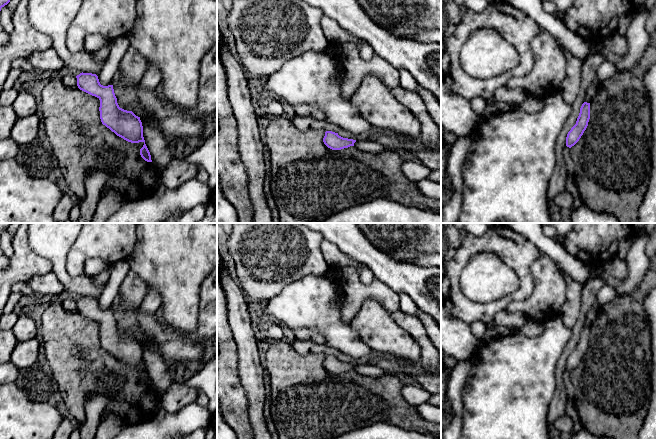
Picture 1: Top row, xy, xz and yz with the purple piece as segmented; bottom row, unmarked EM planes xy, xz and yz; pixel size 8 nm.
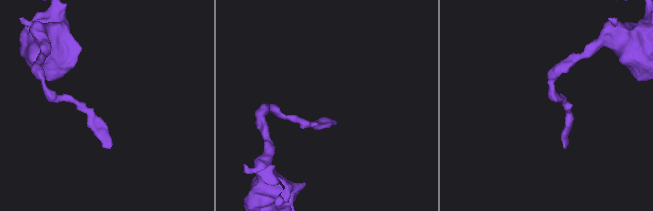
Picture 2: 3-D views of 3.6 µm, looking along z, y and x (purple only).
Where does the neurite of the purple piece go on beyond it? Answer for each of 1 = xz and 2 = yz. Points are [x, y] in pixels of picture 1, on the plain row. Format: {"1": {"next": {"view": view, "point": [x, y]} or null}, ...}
{"1": {"next": null}, "2": {"next": null}}

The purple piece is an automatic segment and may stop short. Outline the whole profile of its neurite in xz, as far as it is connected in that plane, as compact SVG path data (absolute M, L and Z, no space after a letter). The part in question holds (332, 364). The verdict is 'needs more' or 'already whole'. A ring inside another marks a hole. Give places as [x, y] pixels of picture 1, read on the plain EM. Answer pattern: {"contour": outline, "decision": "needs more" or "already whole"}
{"contour": "M326 355L323 366L328 372L332 374L341 374L350 370L354 370L356 364L343 362L339 360L338 357Z", "decision": "already whole"}

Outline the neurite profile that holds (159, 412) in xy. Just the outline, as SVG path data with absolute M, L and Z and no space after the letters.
M159 403L157 406L155 406L155 409L153 410L152 417L150 420L159 421L163 419L165 415L166 415L166 411L161 405L161 403Z

